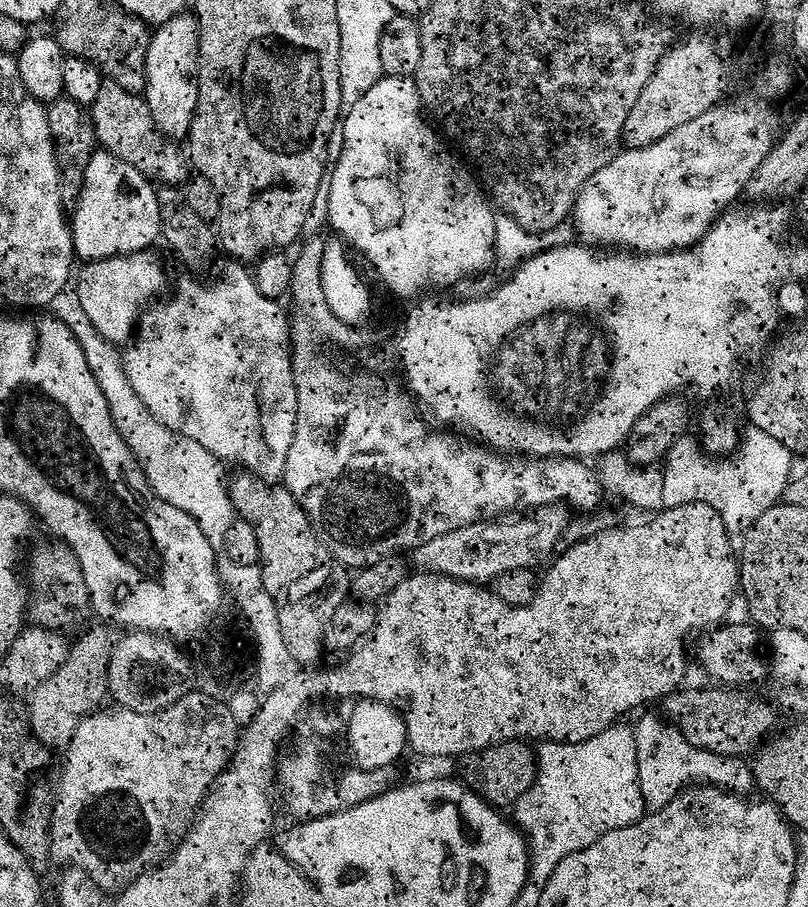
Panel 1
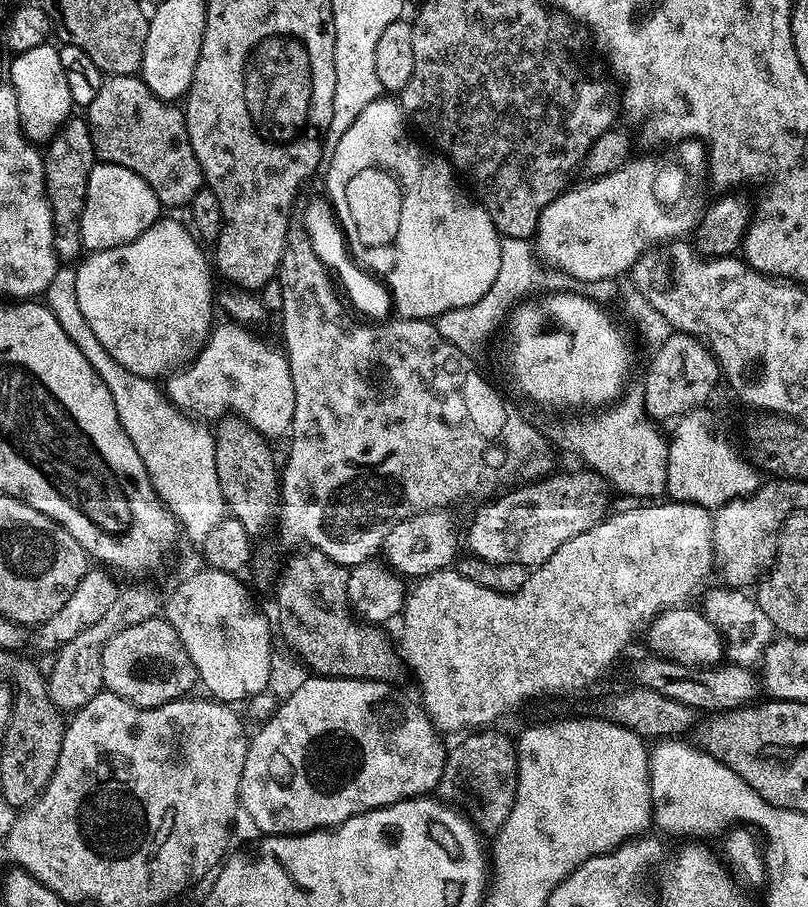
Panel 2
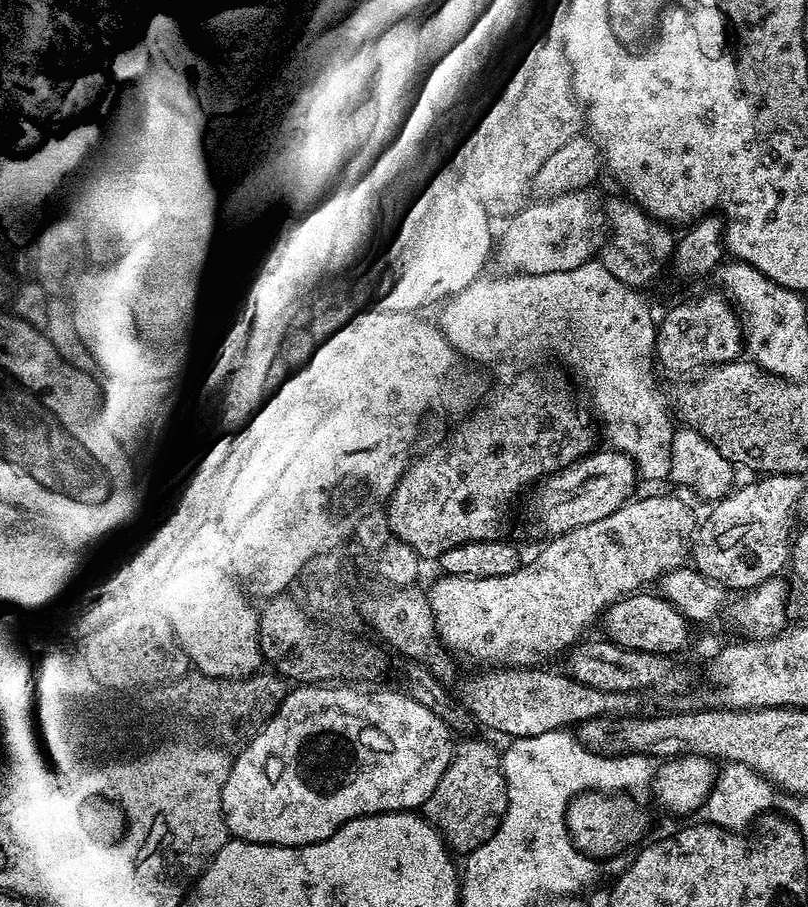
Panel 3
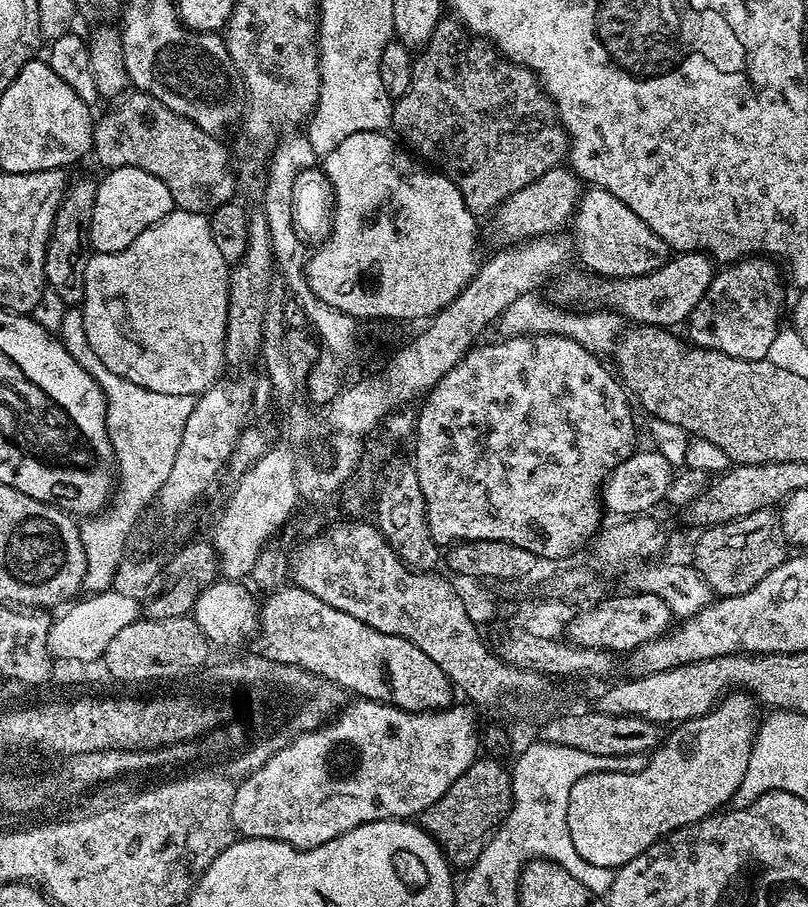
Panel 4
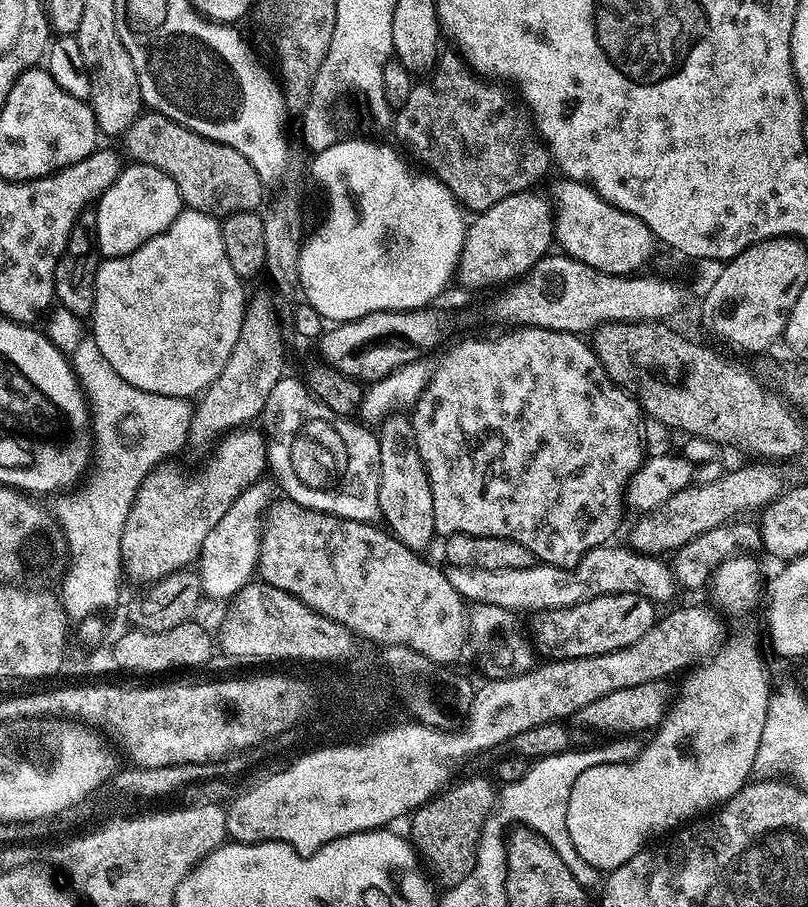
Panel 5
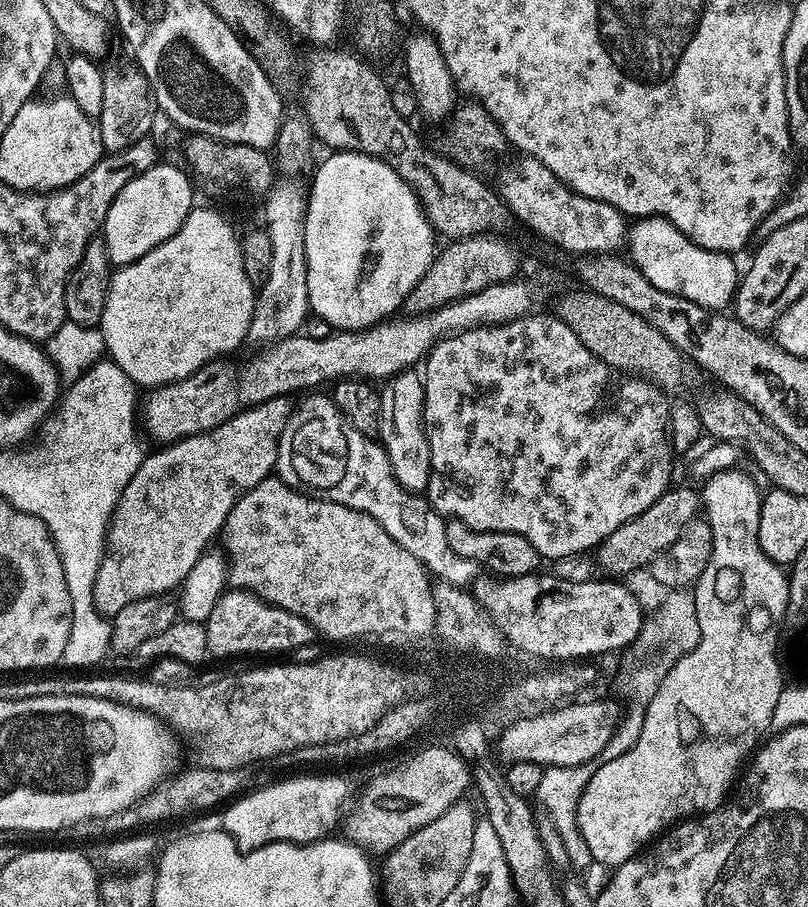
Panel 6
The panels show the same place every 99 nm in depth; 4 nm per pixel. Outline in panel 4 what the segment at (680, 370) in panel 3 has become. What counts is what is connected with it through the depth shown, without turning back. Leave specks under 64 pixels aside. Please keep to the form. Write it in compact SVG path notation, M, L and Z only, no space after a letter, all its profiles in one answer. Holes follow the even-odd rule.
M753 254L721 267L724 269L713 275L702 302L687 318L687 339L695 347L718 350L730 358L765 359L776 340L776 327L784 308L784 288L776 264L767 255Z

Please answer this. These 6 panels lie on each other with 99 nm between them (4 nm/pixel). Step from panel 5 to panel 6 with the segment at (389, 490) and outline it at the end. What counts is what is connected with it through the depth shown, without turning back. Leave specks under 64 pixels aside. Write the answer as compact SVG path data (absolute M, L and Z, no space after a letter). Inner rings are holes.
M409 370L390 376L379 389L379 394L382 414L378 440L384 445L384 453L388 455L394 478L406 491L423 493L432 473L432 463L430 446L424 433L424 382L421 373Z

